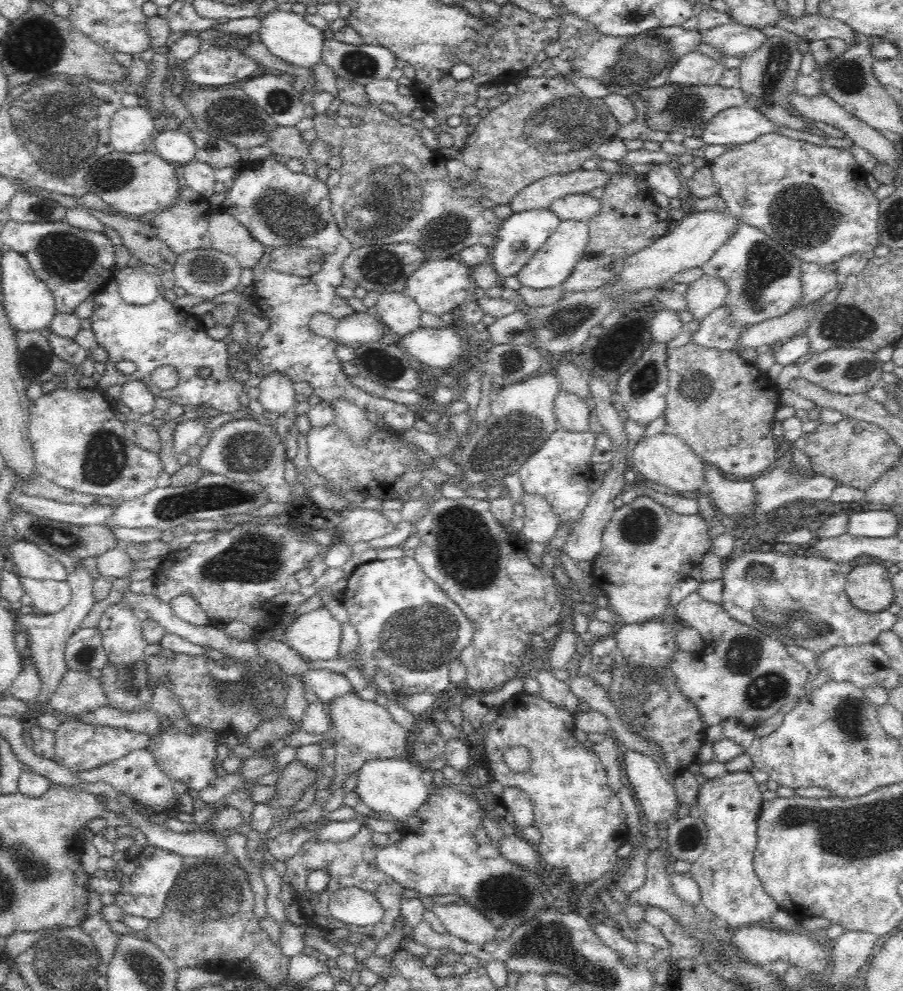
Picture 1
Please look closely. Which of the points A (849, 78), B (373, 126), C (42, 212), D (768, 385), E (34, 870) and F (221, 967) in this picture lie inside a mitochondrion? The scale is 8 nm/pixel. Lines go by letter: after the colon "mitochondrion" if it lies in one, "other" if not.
A: mitochondrion
B: other
C: mitochondrion
D: other
E: mitochondrion
F: other

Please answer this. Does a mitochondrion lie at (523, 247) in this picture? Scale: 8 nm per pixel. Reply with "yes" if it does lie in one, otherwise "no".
yes

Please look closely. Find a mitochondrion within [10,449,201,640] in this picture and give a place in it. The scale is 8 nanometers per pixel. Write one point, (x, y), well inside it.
(61, 536)

